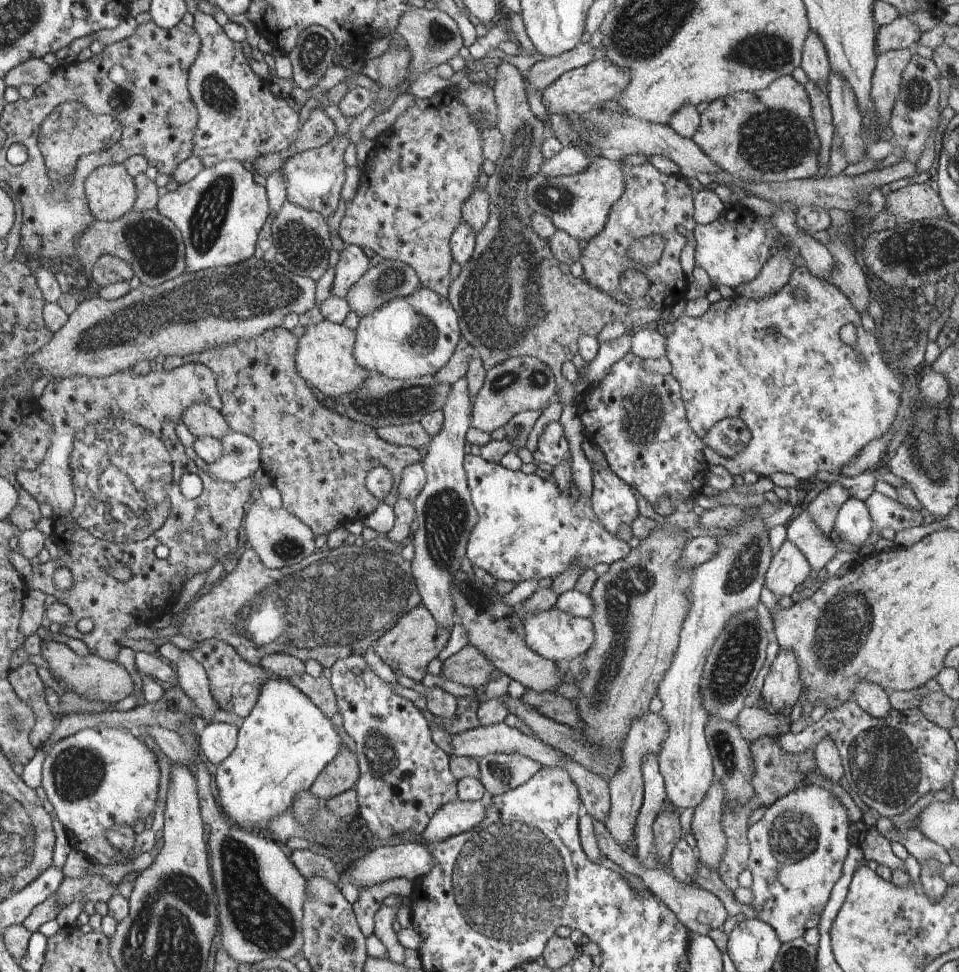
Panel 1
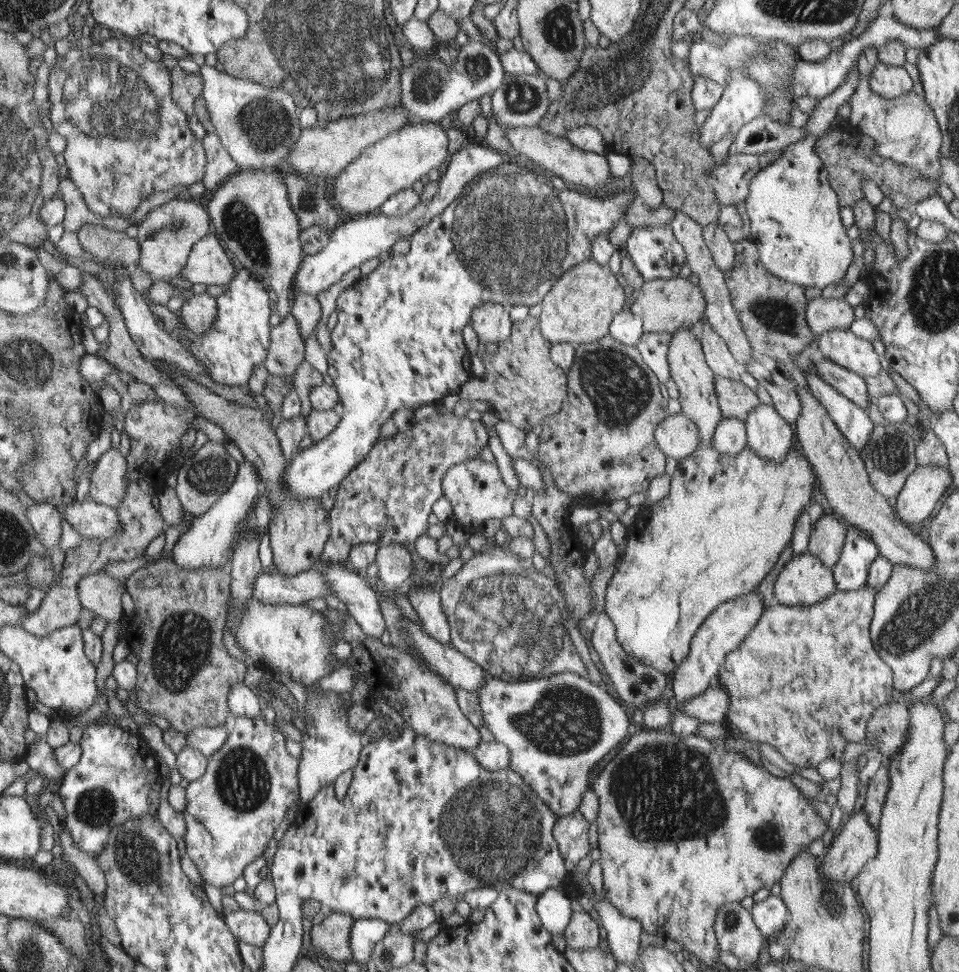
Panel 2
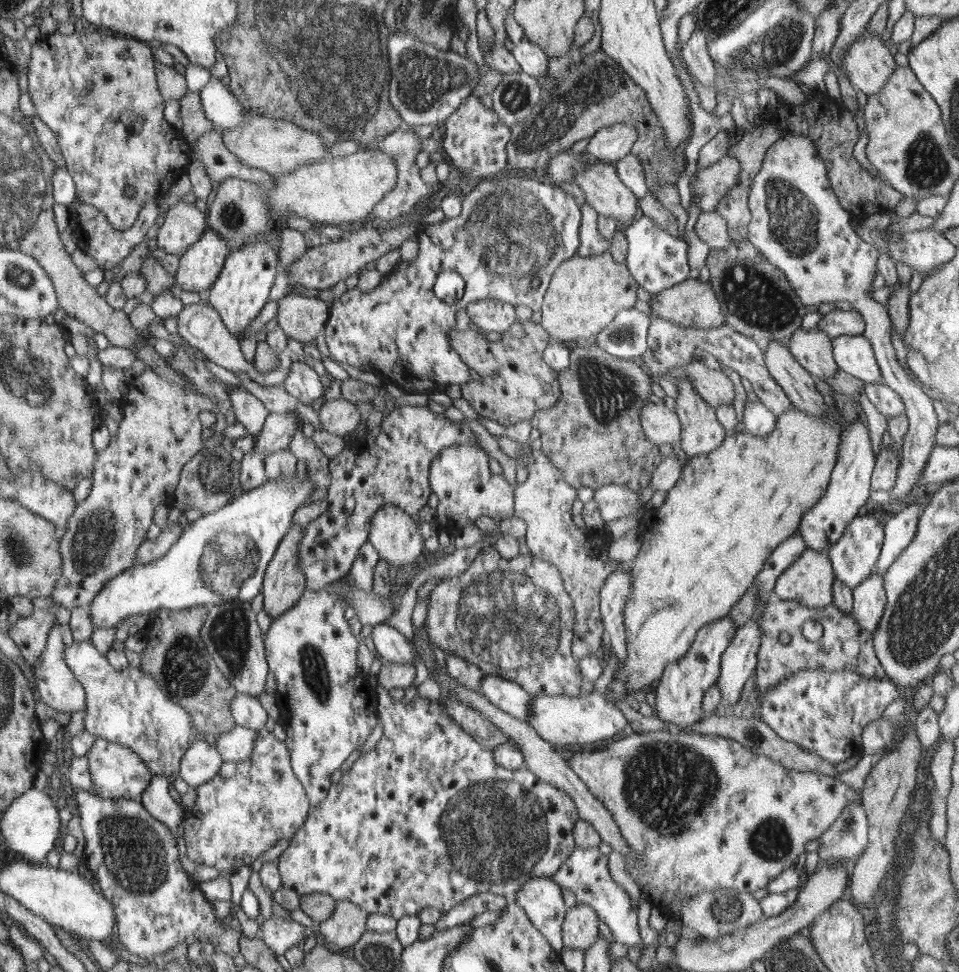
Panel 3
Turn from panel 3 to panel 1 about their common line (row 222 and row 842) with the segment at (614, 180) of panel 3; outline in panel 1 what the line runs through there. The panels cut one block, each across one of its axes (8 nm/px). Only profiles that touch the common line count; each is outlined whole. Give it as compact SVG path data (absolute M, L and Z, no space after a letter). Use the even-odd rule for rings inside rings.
M648 713L642 715L639 719L634 719L632 728L620 746L621 763L618 772L611 776L609 781L609 791L611 794L611 809L609 810L608 820L604 823L610 834L624 848L629 848L633 840L633 828L640 807L643 803L643 794L645 791L643 783L642 763L645 755L658 755L662 750L664 741L667 737L669 724L659 717L658 713Z

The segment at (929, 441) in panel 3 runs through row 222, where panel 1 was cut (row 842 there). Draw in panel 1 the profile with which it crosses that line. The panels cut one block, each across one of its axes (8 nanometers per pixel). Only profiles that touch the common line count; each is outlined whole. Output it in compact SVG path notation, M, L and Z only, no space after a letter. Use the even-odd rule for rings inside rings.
M808 783L768 806L762 818L750 826L748 870L753 876L751 890L754 894L750 907L758 912L758 919L774 928L783 943L803 938L808 928L818 926L820 914L830 898L832 887L842 876L842 864L850 850L848 826L850 821L846 809L834 793L818 784Z

